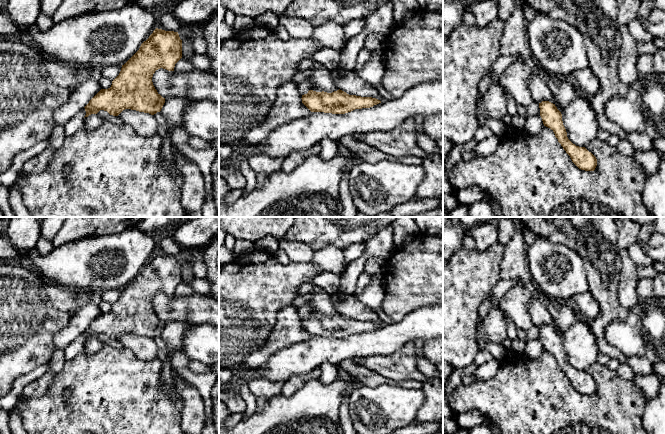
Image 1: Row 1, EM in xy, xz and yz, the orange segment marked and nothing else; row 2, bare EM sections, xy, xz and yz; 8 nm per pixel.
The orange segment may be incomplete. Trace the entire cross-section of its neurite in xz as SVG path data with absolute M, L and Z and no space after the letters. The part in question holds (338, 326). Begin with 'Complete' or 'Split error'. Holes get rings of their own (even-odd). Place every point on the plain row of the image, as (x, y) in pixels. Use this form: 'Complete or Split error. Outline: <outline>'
Complete. Outline: M340 313L332 317L309 314L307 318L302 319L301 323L311 336L332 338L345 338L355 333L370 332L381 327L376 322L349 319Z

